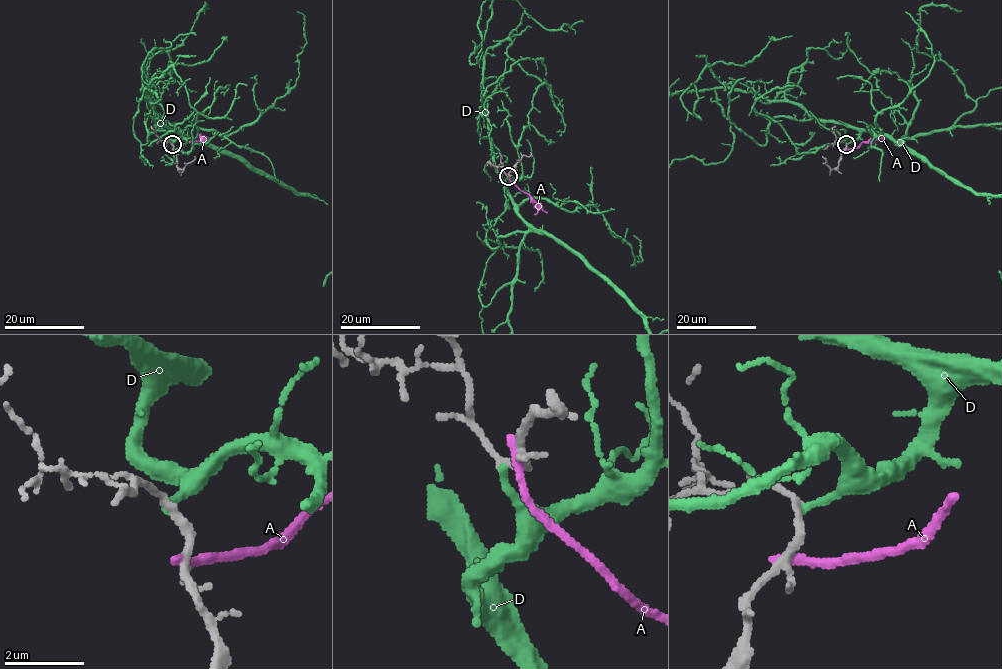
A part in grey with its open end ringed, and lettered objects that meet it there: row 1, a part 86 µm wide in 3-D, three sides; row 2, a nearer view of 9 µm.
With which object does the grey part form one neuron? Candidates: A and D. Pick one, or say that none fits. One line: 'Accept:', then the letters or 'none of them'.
Accept: D

